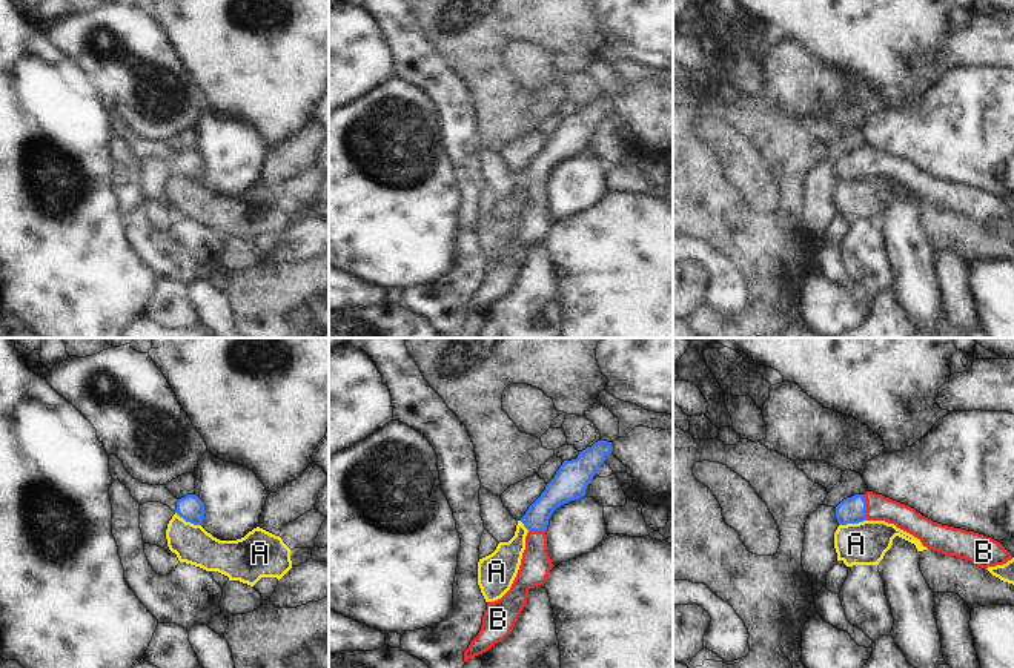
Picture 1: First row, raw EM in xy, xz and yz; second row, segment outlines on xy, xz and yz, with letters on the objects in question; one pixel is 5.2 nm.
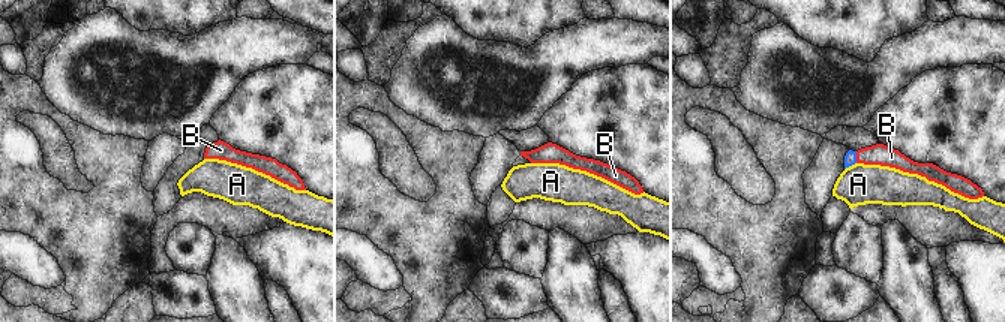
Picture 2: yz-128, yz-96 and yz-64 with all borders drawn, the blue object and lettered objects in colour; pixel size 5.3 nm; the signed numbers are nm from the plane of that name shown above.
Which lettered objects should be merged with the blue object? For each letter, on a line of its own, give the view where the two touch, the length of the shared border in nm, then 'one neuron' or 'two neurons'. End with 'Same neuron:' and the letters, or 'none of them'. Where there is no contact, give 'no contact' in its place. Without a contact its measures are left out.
A: meets blue in yz; contact 150 nm long; two neurons
B: meets blue in yz; contact 140 nm long; one neuron
Same neuron: B

